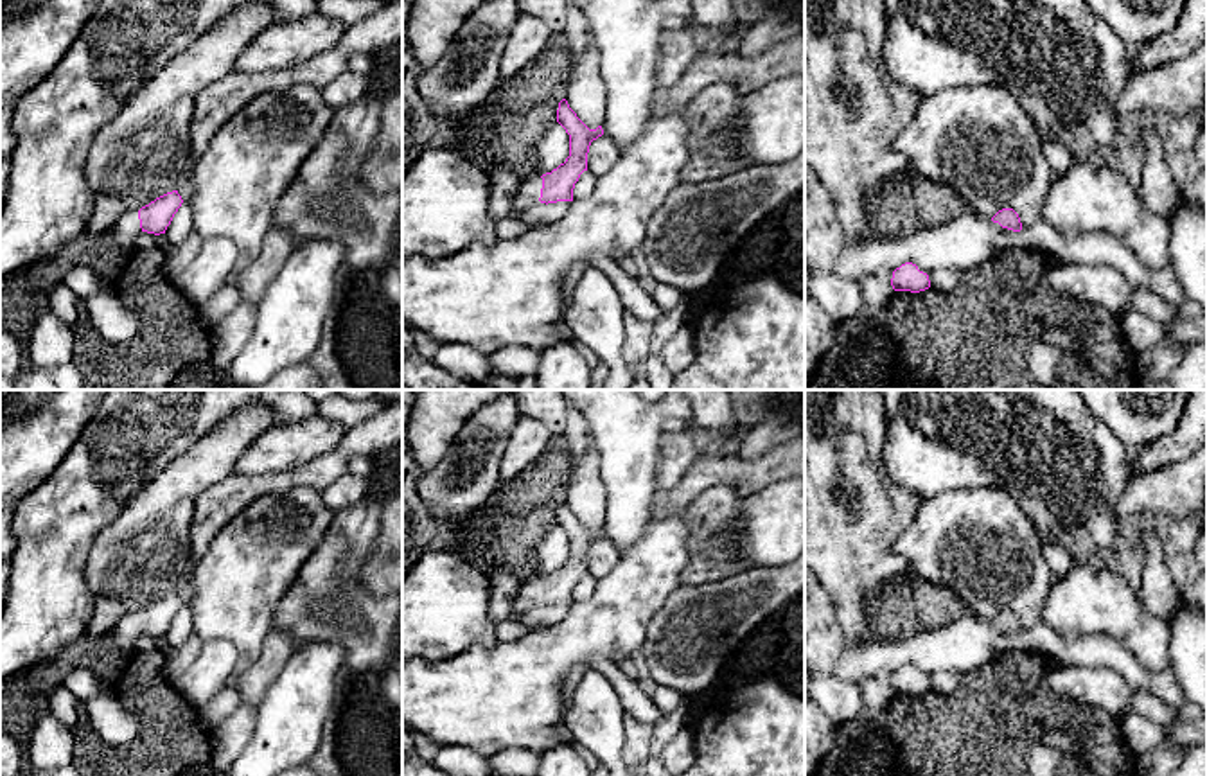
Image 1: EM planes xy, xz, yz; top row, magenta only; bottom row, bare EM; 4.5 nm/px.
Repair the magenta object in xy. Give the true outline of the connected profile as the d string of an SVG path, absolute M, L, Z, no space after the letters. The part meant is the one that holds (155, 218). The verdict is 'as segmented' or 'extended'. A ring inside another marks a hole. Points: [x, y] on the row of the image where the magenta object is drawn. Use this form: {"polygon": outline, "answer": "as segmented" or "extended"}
{"polygon": "M178 190L167 192L142 207L138 212L128 212L119 217L111 232L119 244L131 253L140 232L154 235L165 234L181 203L183 199Z", "answer": "extended"}

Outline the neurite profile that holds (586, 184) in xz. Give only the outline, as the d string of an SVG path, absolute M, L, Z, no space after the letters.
M589 169L584 171L575 183L573 199L586 199L596 189L598 176L595 176Z

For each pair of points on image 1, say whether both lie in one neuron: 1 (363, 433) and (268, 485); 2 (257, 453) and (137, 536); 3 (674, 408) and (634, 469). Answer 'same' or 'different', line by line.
1: same
2: different
3: same

